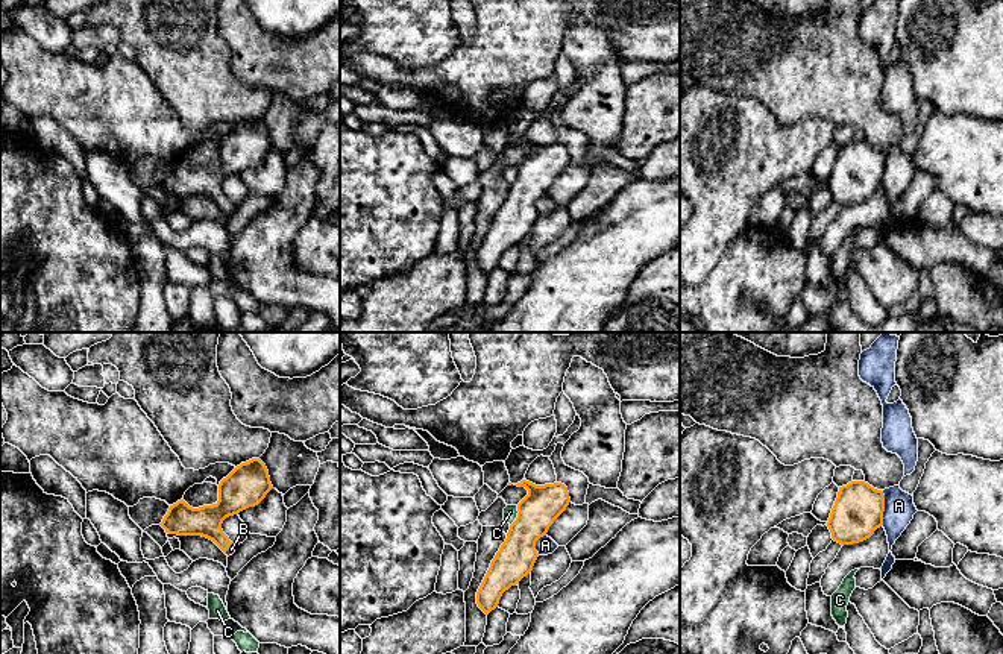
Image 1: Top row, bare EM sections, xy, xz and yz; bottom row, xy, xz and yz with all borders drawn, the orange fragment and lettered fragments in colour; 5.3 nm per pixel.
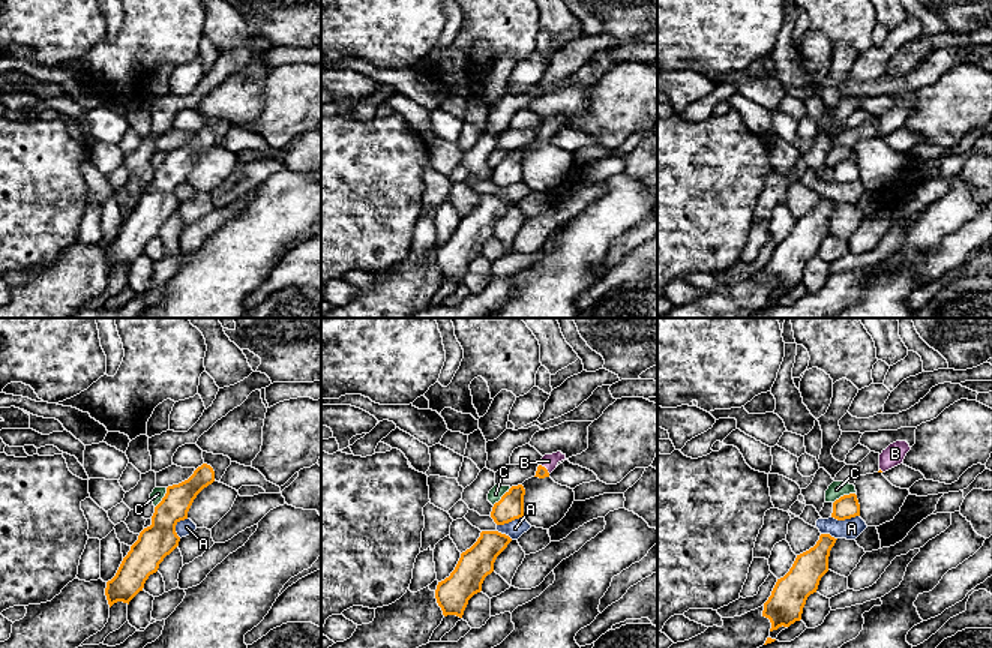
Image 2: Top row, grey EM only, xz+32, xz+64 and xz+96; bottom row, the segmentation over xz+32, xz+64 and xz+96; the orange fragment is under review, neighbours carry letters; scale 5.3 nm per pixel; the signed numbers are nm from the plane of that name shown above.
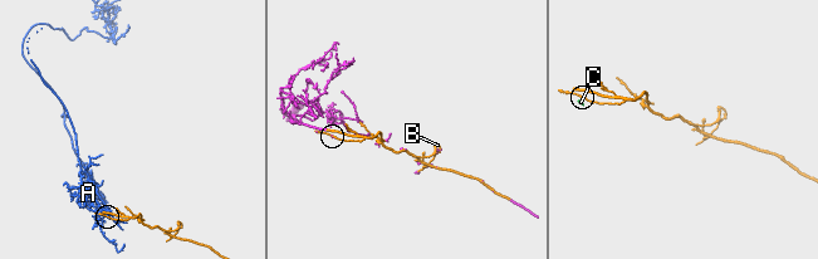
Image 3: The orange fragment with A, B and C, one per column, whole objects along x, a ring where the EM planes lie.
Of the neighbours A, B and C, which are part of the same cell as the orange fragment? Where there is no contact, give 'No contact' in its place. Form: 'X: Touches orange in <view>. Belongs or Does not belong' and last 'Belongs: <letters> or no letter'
A: Touches orange in yz. Does not belong
B: Touches orange in xy. Belongs
C: Touches orange in xz. Does not belong
Belongs: B

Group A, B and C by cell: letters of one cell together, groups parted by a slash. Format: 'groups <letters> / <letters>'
groups A / B / C

